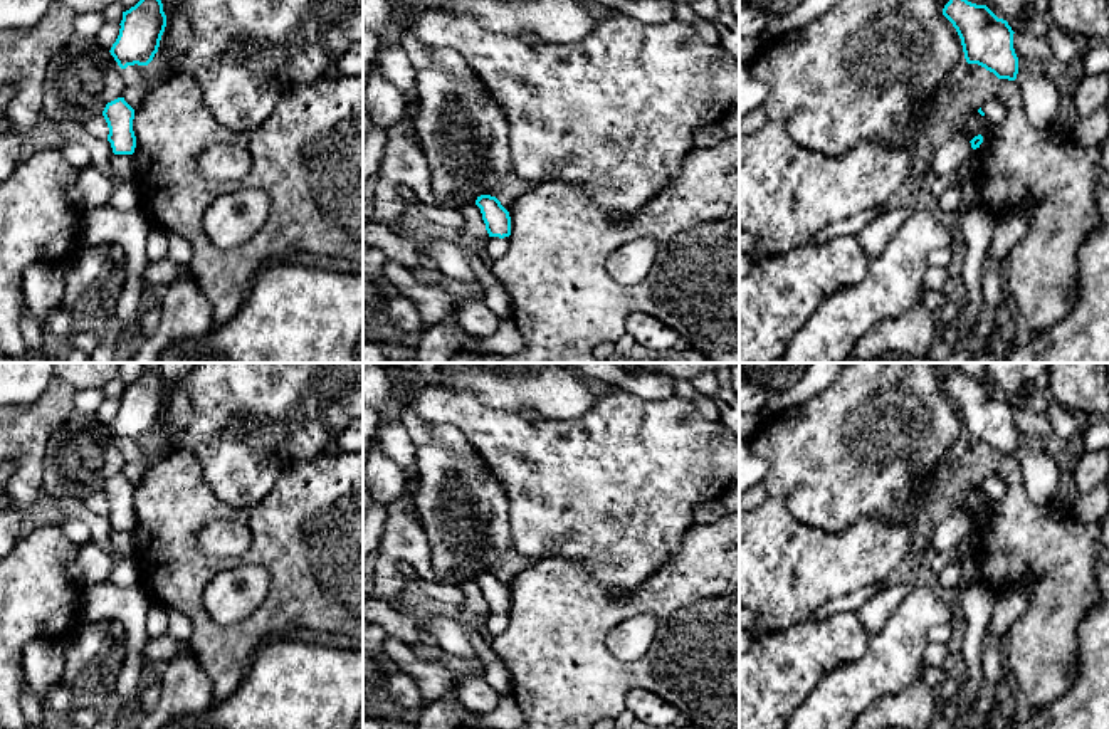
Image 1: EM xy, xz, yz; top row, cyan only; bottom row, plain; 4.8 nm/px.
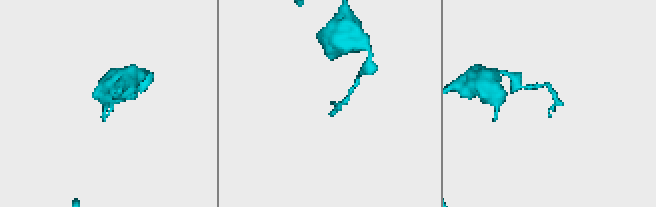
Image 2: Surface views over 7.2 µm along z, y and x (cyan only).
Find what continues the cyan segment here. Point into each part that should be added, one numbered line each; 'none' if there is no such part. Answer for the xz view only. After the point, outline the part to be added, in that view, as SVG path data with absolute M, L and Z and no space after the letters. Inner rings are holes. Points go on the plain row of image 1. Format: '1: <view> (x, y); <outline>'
none

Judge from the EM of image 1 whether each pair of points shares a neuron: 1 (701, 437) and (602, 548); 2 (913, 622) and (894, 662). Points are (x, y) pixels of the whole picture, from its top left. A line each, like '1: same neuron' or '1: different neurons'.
1: same neuron
2: same neuron

